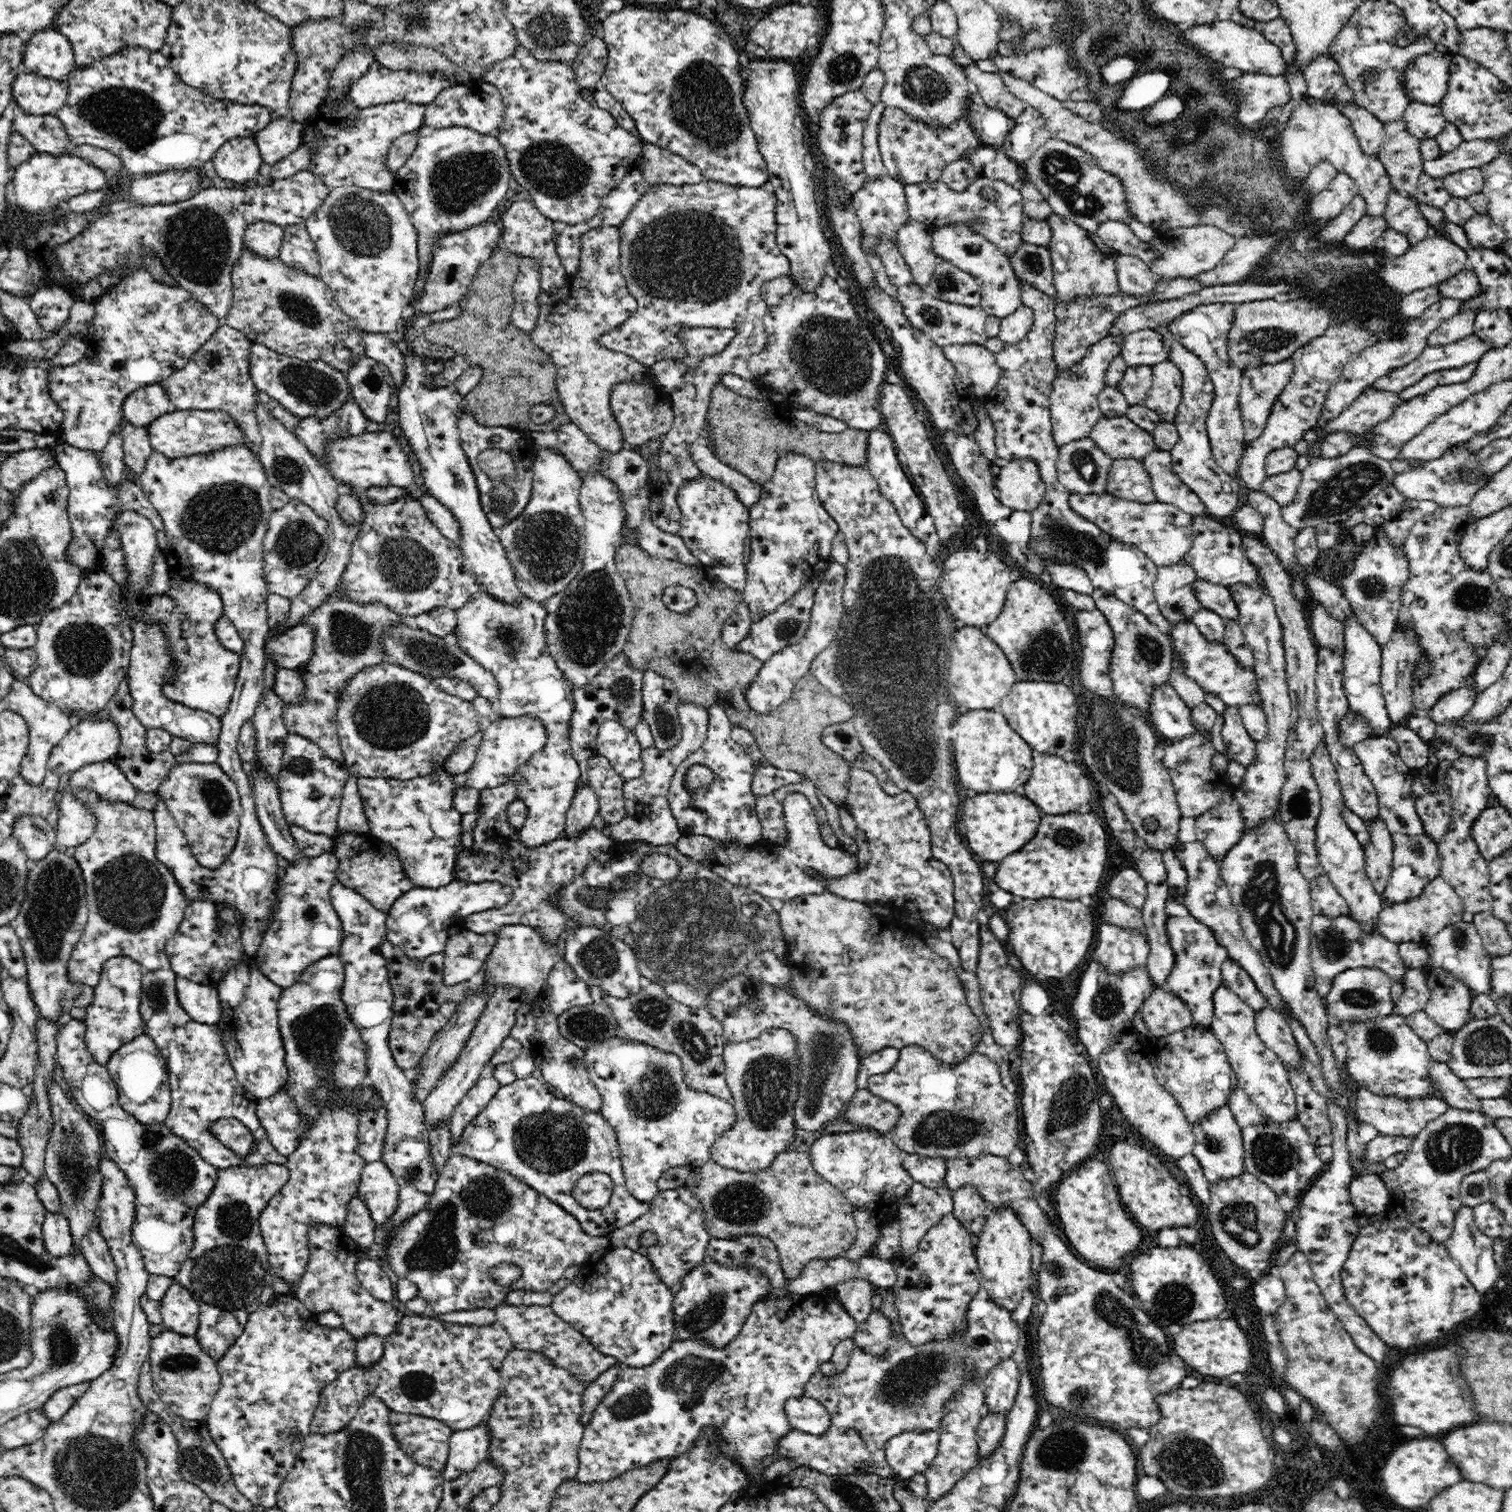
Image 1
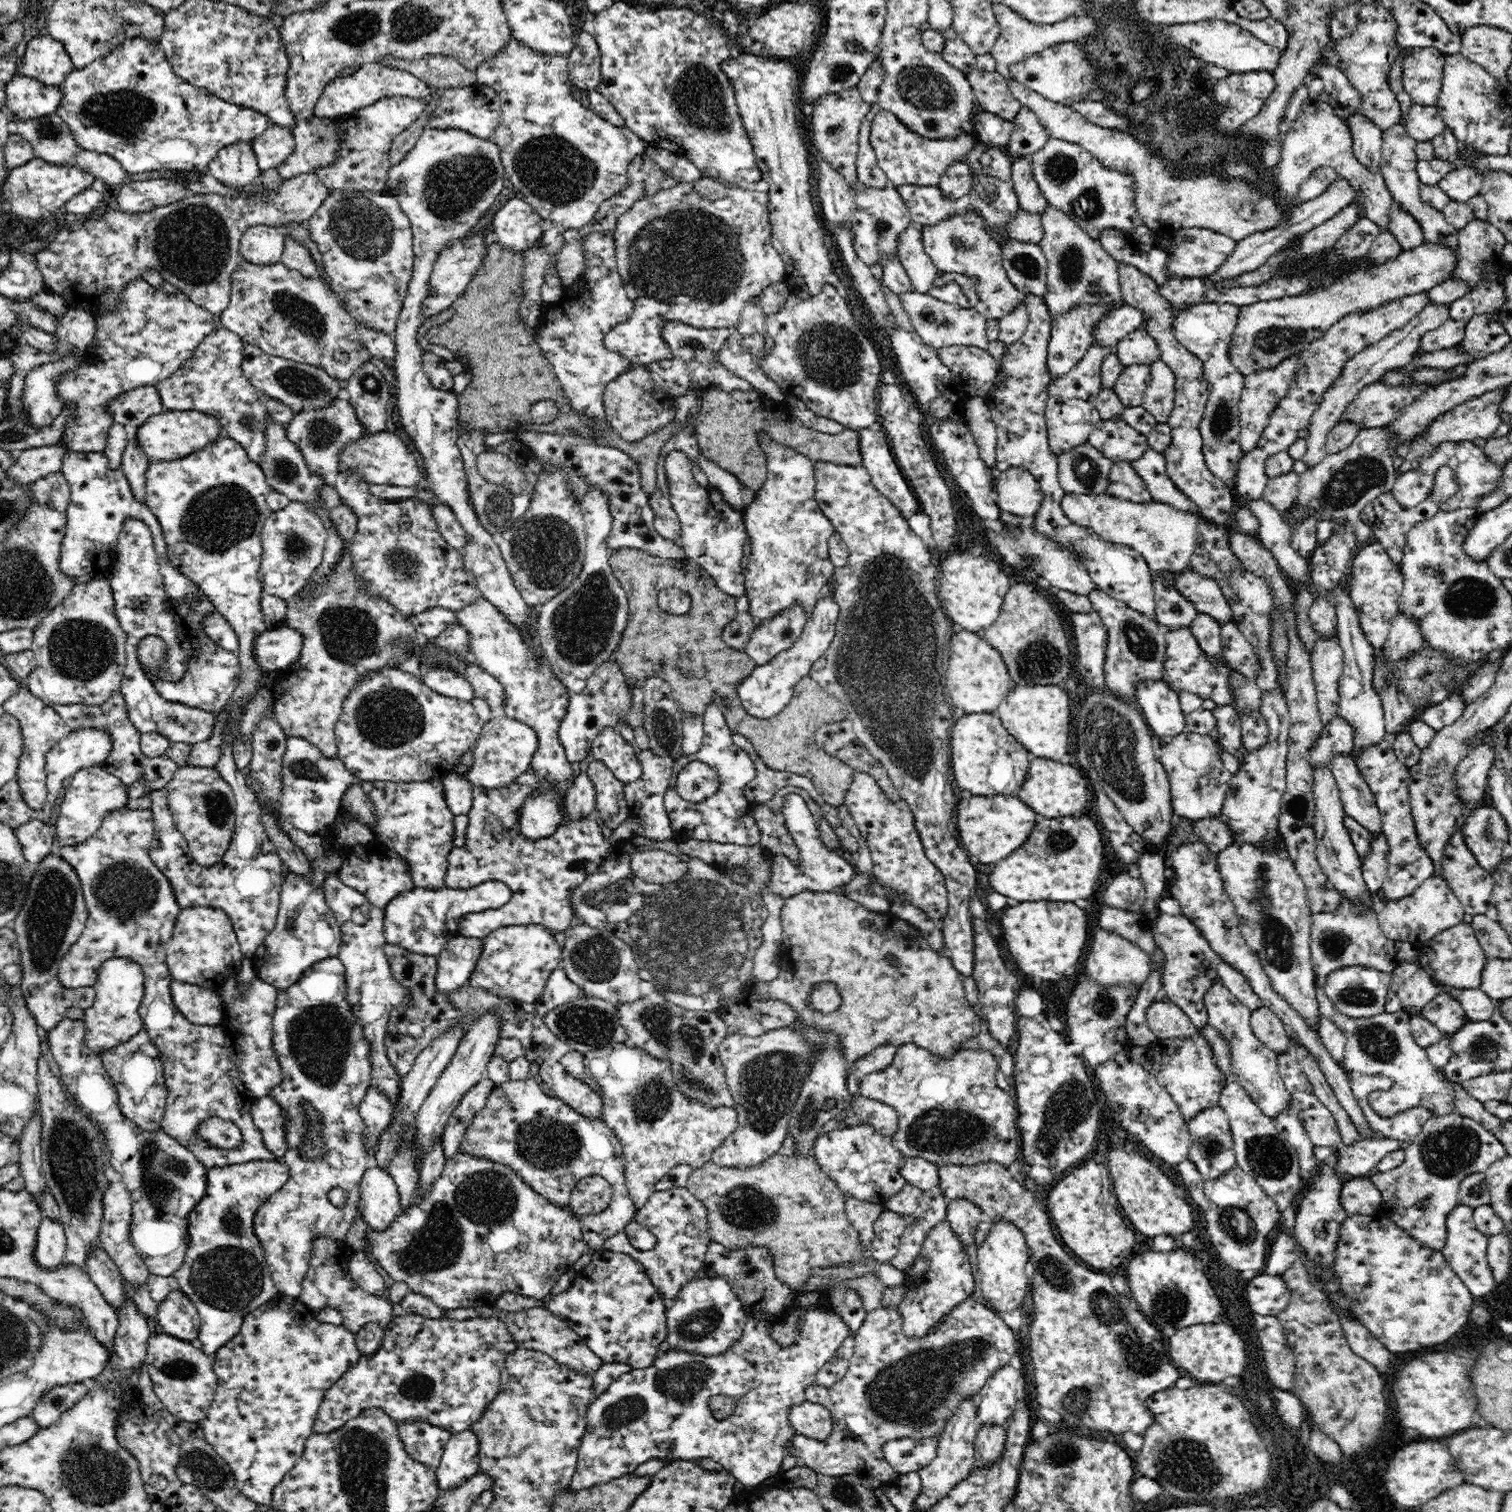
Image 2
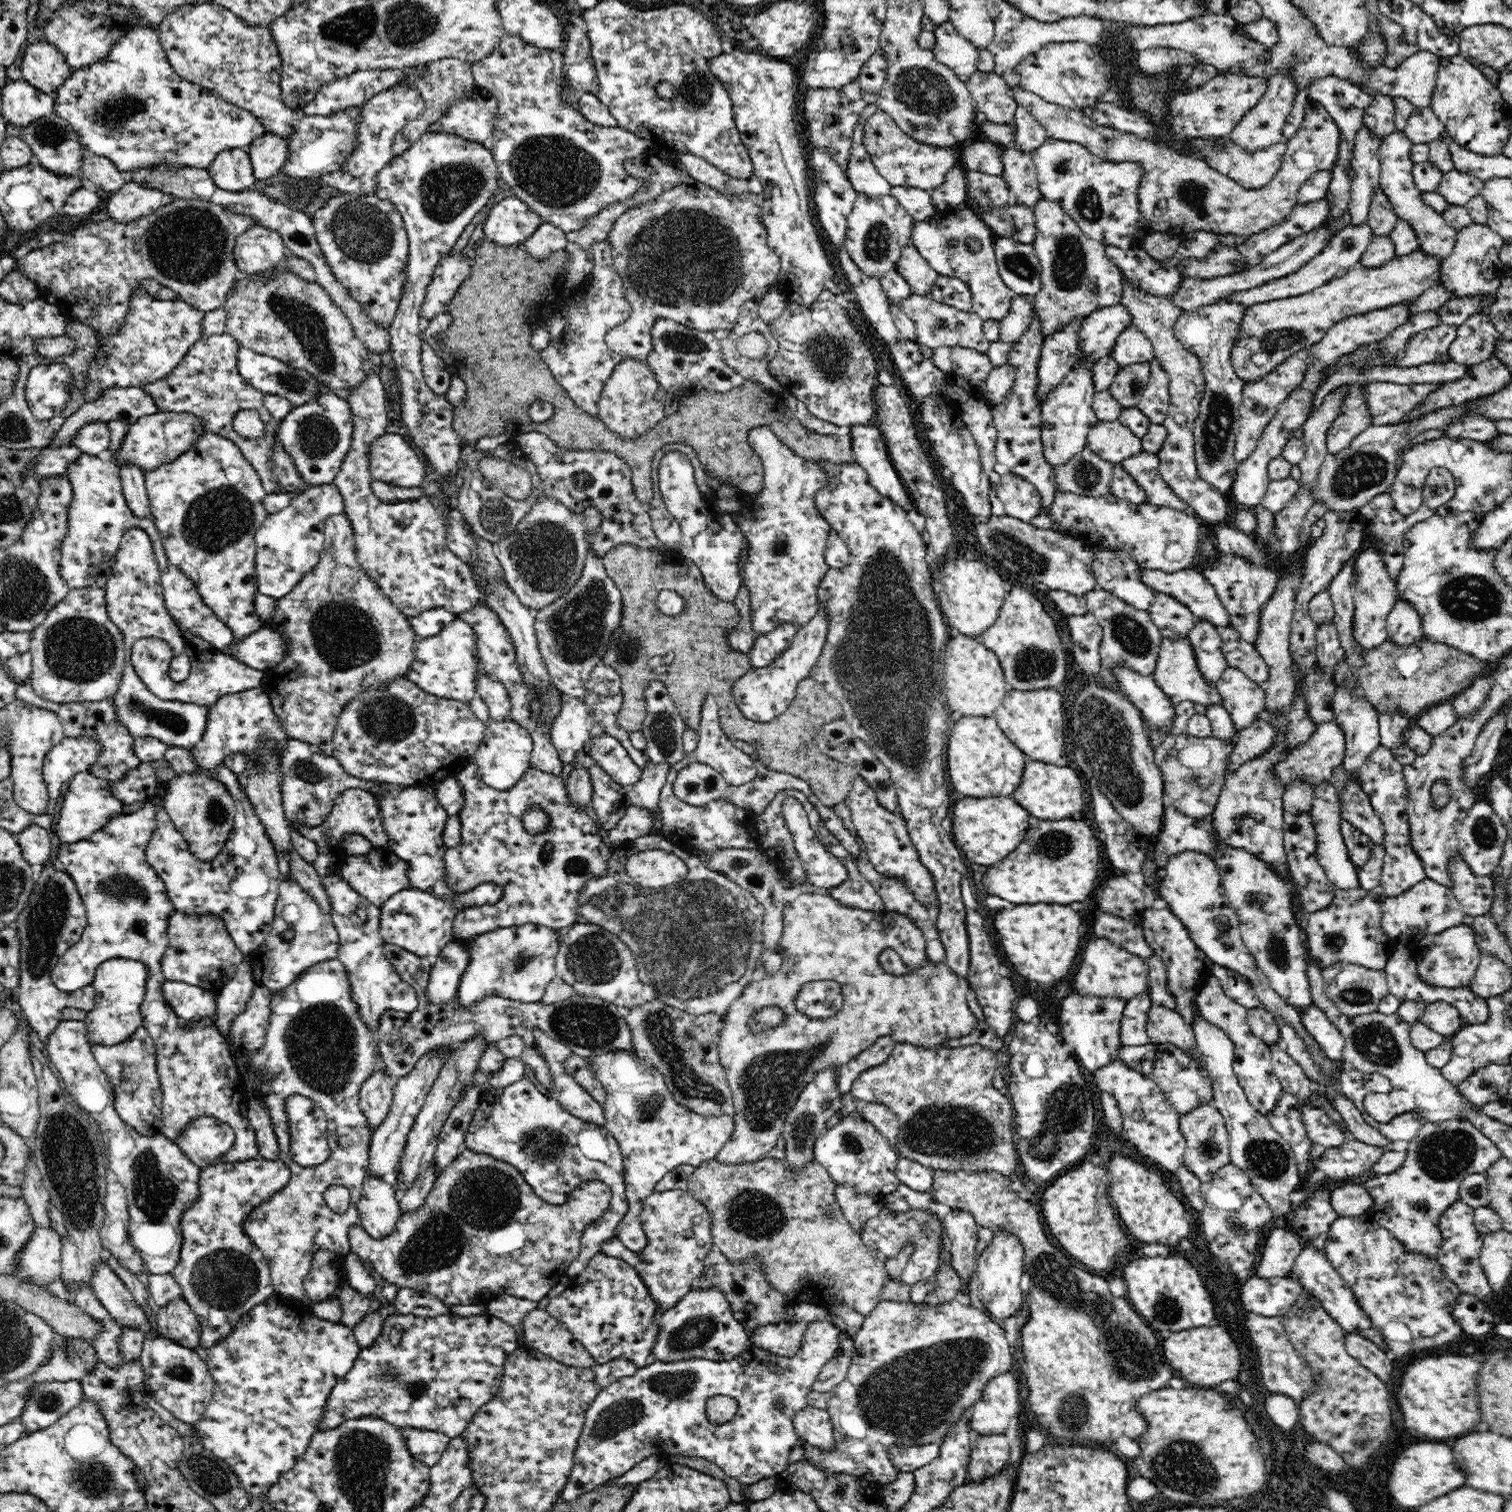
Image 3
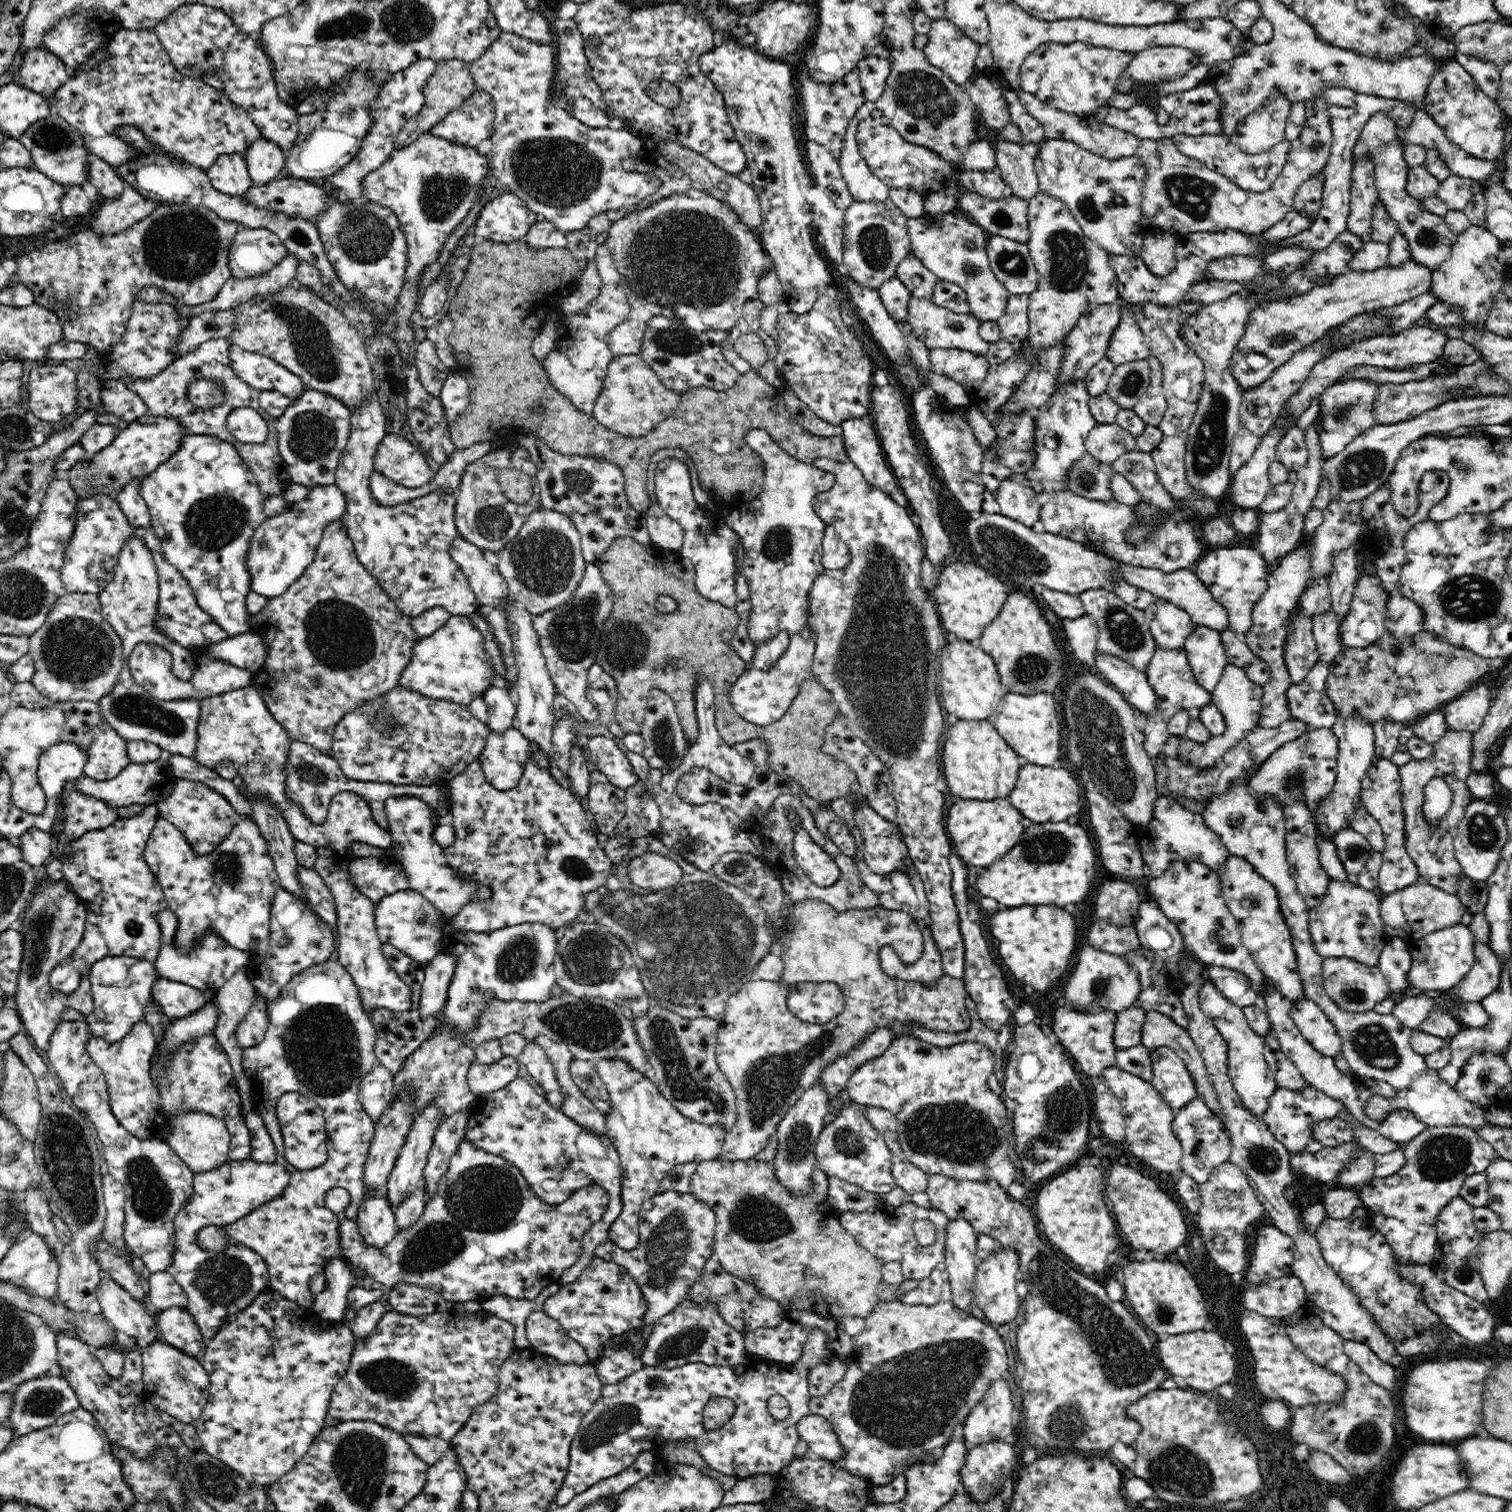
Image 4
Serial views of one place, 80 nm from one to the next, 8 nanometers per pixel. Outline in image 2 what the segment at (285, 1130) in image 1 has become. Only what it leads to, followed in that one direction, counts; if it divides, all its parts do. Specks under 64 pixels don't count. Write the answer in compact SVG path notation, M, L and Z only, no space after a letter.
M268 1095L256 1100L251 1108L255 1125L263 1133L264 1144L275 1156L282 1158L287 1151L285 1141L285 1122L279 1101Z

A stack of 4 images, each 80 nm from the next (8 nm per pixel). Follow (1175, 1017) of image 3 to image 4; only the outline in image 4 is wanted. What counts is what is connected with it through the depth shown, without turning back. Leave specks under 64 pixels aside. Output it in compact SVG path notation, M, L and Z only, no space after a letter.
M1151 1011L1145 1014L1140 1034L1141 1045L1148 1050L1152 1051L1162 1046L1168 1047L1186 1061L1186 1065L1188 1065L1188 1069L1198 1085L1198 1093L1200 1093L1198 1098L1203 1100L1203 1103L1208 1105L1222 1122L1220 1106L1217 1106L1216 1094L1213 1094L1213 1088L1209 1084L1204 1059L1187 1029L1178 1026L1177 1022L1169 1016Z

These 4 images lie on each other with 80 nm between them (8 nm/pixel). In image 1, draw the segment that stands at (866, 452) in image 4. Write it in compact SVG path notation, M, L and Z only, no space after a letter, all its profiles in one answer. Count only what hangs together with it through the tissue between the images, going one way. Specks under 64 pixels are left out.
M876 429L868 431L867 442L867 463L864 465L873 474L880 487L880 492L894 505L896 511L900 515L904 526L910 529L910 532L926 544L928 538L916 528L916 520L922 518L925 512L925 504L923 498L911 483L910 476L903 469L903 465L899 463L896 454L895 441L888 432L877 431Z

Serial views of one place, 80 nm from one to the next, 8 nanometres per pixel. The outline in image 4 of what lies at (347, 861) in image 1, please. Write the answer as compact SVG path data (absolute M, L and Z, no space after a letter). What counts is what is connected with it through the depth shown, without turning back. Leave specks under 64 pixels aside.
M394 855L358 857L349 864L349 878L374 904L385 896L409 888L404 866Z

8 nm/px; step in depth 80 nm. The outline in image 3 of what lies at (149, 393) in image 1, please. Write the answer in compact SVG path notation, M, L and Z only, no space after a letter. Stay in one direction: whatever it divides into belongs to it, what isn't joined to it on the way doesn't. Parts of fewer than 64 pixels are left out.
M142 387L134 388L108 388L106 392L95 401L91 403L85 402L75 413L70 415L65 422L60 426L60 429L51 438L48 448L58 448L58 446L72 445L72 438L76 436L76 432L88 424L90 421L104 421L119 420L126 426L133 425L141 416L148 416L158 413L159 410L155 405L154 399L144 391Z

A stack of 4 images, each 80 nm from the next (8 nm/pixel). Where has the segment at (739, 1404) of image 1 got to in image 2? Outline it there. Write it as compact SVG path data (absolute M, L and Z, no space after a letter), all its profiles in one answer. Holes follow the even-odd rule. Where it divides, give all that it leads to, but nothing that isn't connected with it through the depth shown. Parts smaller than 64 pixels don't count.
M823 1297L822 1301L823 1305L825 1305L824 1307L815 1308L814 1306L812 1310L808 1310L808 1312L800 1318L800 1322L798 1322L800 1323L800 1330L798 1330L799 1336L797 1337L796 1343L790 1347L782 1348L782 1345L778 1345L776 1341L772 1340L772 1337L770 1337L769 1334L769 1328L776 1321L783 1320L788 1312L787 1310L791 1309L791 1307L787 1307L787 1309L782 1310L777 1315L768 1313L766 1309L760 1309L755 1315L754 1313L750 1313L747 1316L740 1341L737 1341L732 1348L725 1350L725 1352L706 1354L699 1351L689 1352L689 1350L669 1350L669 1352L661 1353L652 1366L643 1369L632 1369L630 1372L626 1372L622 1374L622 1376L619 1376L606 1391L589 1403L586 1413L585 1433L580 1446L578 1447L578 1464L571 1485L568 1489L575 1491L591 1488L593 1485L608 1483L614 1479L621 1478L622 1475L634 1473L636 1467L647 1463L650 1459L671 1461L678 1459L693 1460L694 1458L711 1458L724 1469L731 1471L737 1480L739 1480L739 1483L745 1488L756 1488L772 1476L781 1474L782 1471L780 1466L782 1466L782 1460L784 1460L784 1457L787 1455L785 1450L786 1444L788 1444L788 1440L790 1440L792 1436L797 1434L788 1418L788 1408L806 1401L806 1388L808 1388L808 1385L812 1384L813 1381L816 1382L816 1373L818 1370L820 1370L820 1368L822 1368L822 1366L824 1366L824 1364L836 1354L836 1351L838 1351L838 1348L840 1348L842 1342L846 1340L846 1338L853 1336L850 1331L850 1325L846 1323L846 1320L843 1320L843 1317L840 1316L839 1313L836 1313L834 1309L829 1306L827 1298ZM716 1395L730 1396L730 1398L734 1398L734 1401L736 1401L734 1412L732 1412L728 1418L724 1418L724 1420L716 1420L708 1406L709 1398Z

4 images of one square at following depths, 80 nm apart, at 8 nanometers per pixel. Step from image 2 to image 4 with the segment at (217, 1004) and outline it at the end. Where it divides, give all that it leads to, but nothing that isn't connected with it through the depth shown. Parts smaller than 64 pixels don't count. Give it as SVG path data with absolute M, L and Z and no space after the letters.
M158 978L151 986L154 999L168 1018L181 1019L210 1002L210 994L184 983Z

